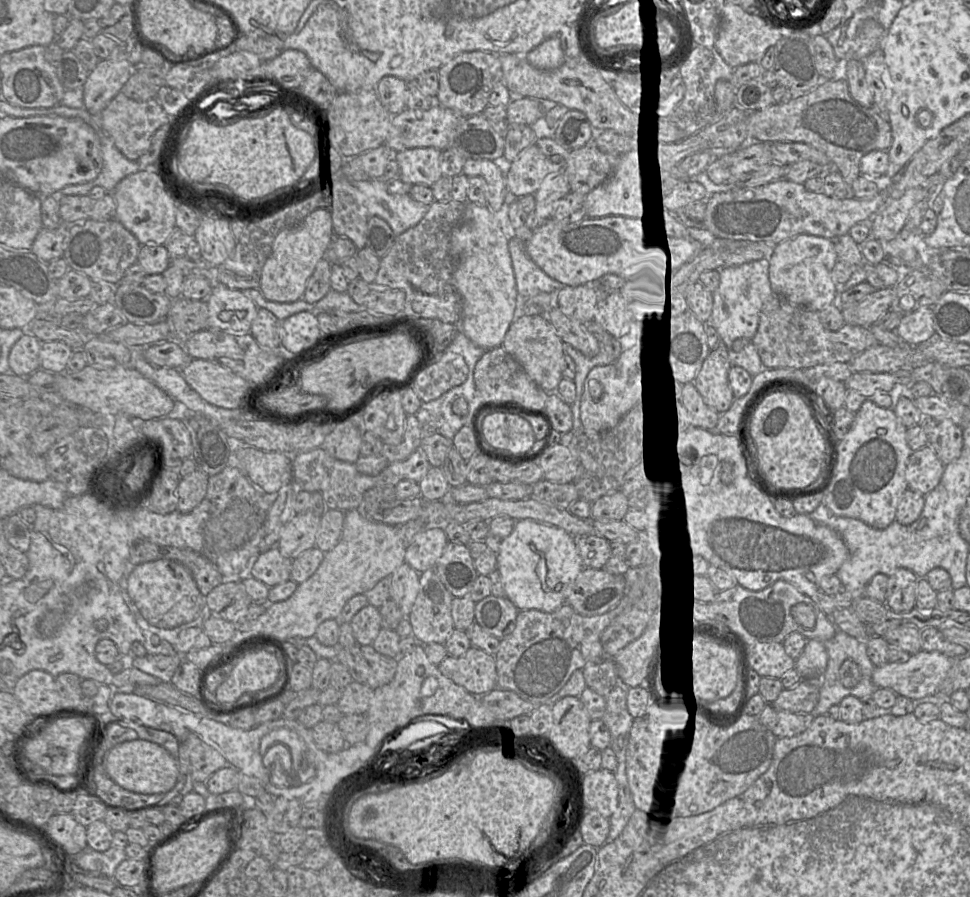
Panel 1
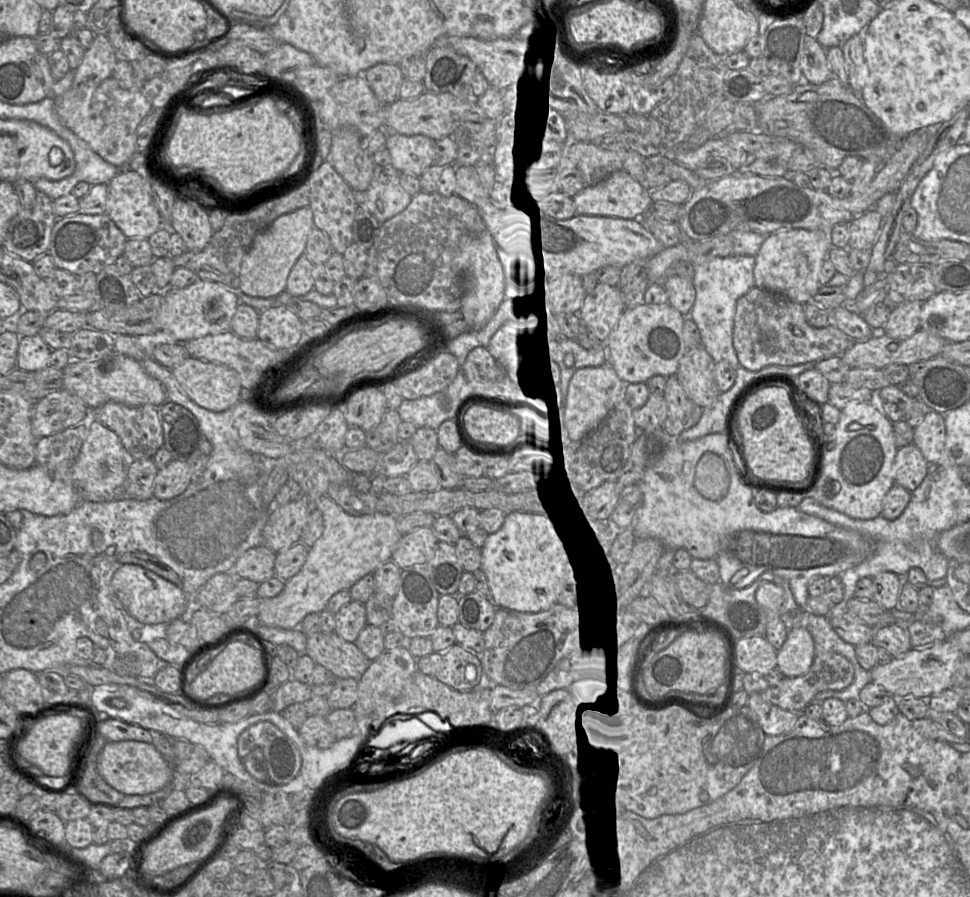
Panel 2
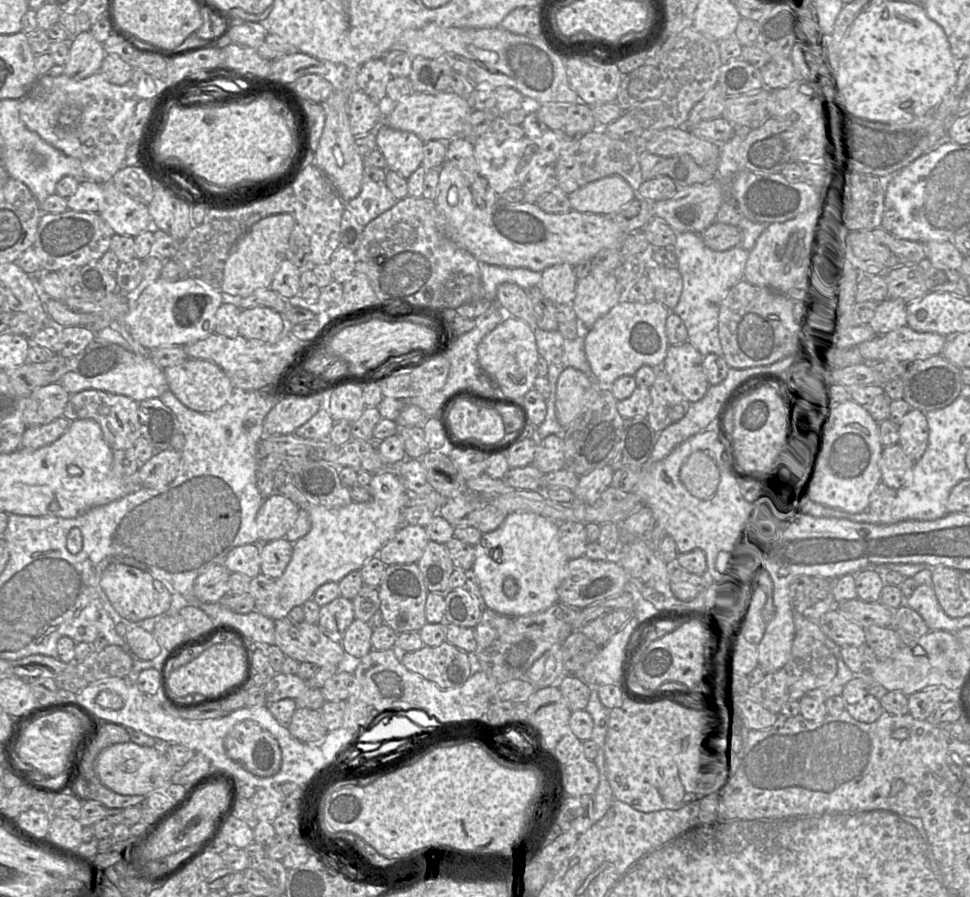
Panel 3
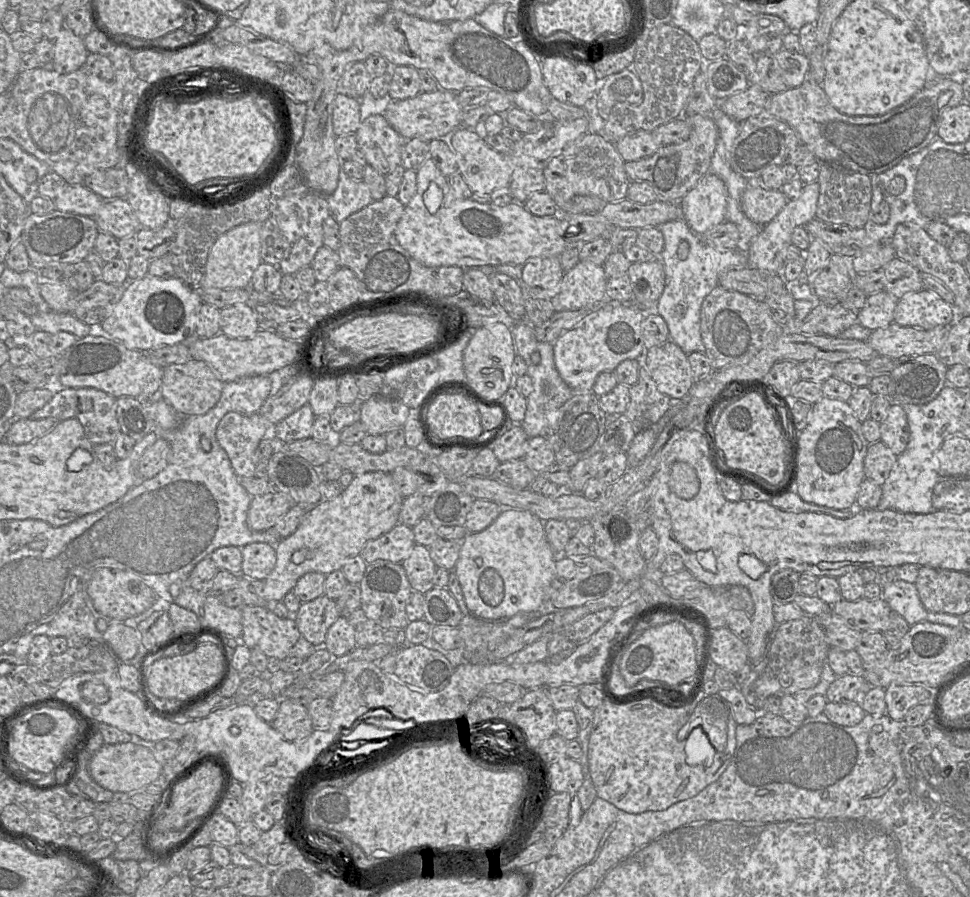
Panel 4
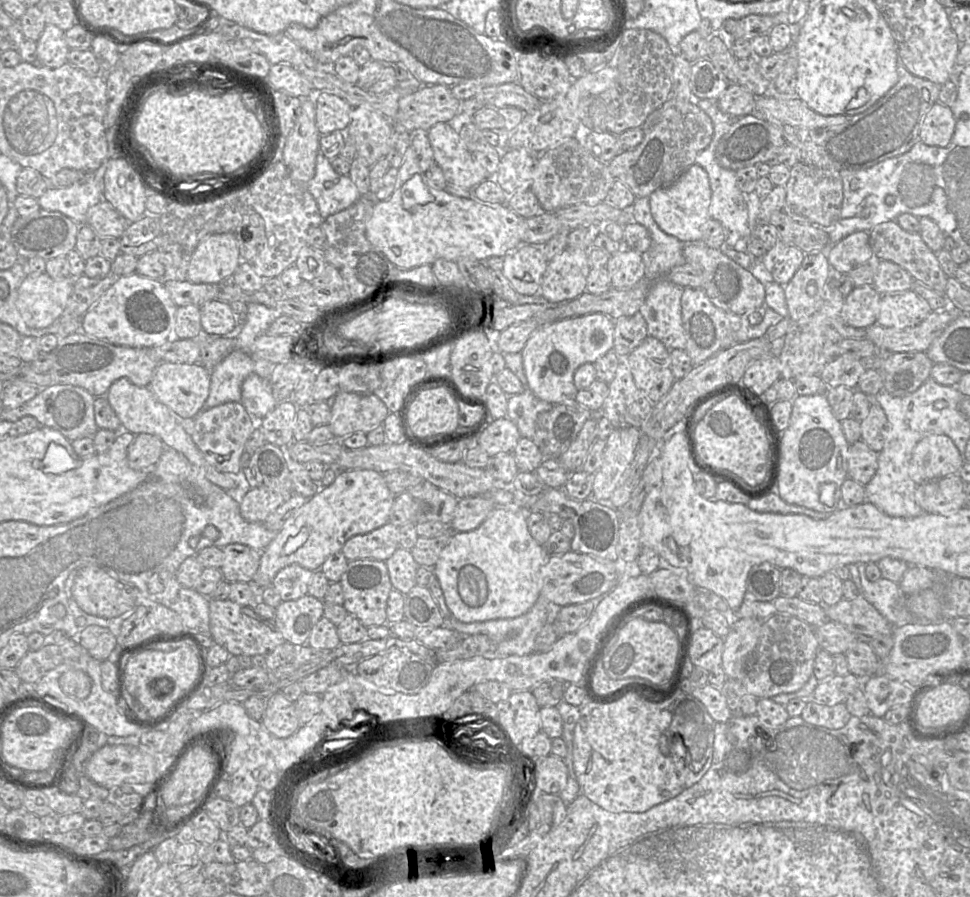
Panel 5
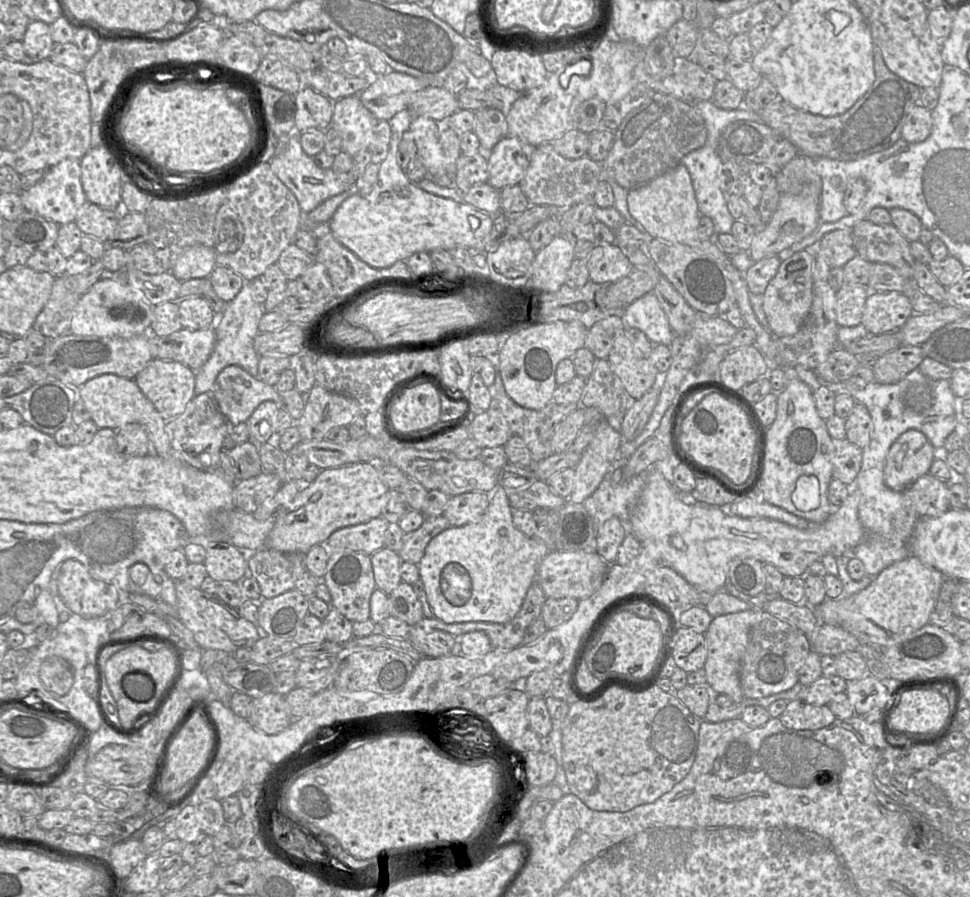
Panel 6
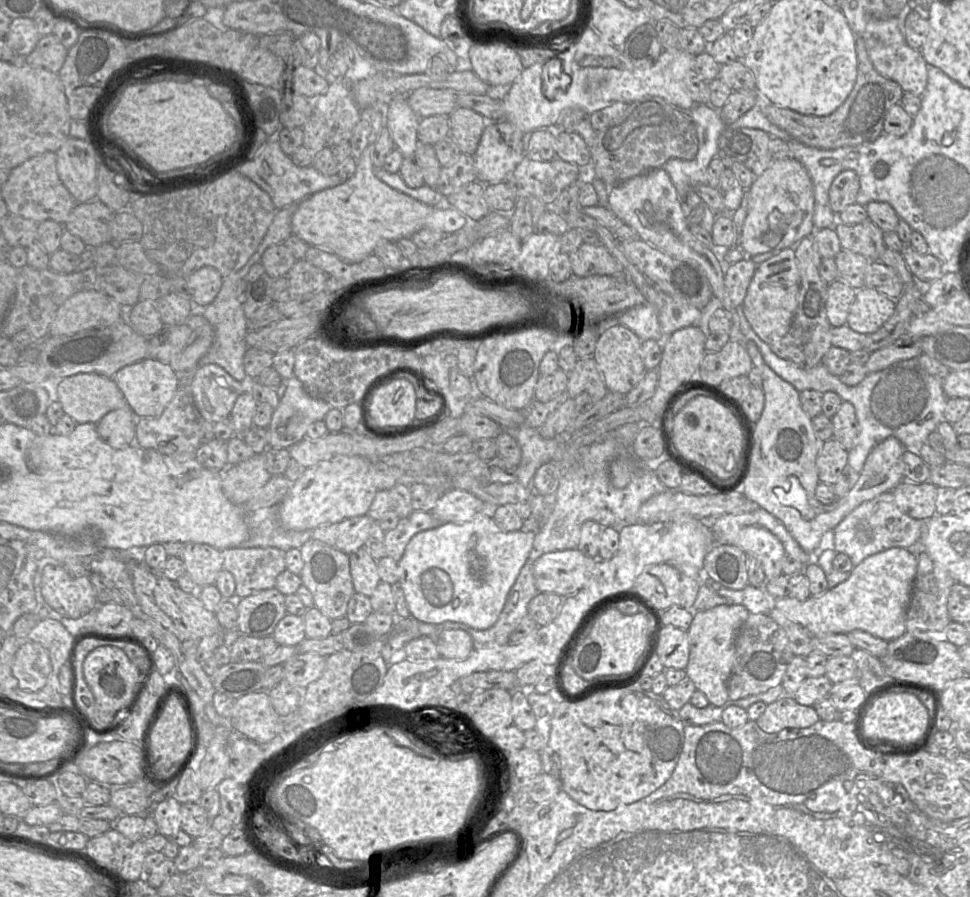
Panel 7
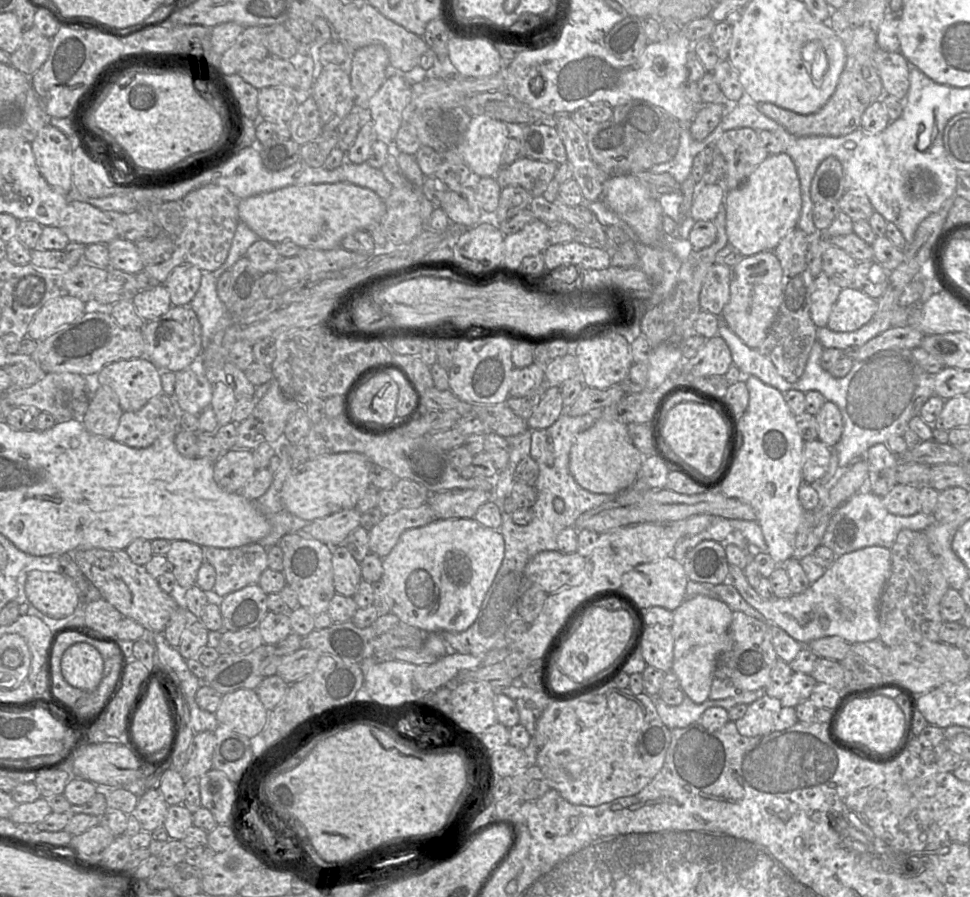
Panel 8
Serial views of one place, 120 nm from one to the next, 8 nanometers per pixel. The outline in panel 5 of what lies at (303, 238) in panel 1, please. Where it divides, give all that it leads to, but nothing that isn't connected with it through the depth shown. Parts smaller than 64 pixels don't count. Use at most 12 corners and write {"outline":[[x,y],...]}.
{"outline":[[234,234],[209,235],[195,248],[186,280],[230,281],[240,264]]}

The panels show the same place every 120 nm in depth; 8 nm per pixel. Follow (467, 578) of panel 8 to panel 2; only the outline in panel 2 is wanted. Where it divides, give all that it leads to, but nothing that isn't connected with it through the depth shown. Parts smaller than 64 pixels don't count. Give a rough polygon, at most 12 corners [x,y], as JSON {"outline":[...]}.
{"outline":[[507,513],[481,549],[495,605],[559,603],[576,561],[567,530]]}

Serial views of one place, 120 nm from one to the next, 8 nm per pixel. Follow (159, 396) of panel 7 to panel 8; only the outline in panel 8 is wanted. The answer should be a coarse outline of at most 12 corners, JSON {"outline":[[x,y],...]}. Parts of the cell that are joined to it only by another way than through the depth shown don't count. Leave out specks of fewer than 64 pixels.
{"outline":[[146,357],[104,366],[95,383],[124,411],[163,394],[160,369]]}

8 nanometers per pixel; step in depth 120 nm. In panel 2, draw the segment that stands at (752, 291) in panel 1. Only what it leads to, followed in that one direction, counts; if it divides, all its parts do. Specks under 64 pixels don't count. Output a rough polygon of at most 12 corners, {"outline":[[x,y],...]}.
{"outline":[[697,256],[688,314],[715,362],[738,368],[736,303],[754,256]]}

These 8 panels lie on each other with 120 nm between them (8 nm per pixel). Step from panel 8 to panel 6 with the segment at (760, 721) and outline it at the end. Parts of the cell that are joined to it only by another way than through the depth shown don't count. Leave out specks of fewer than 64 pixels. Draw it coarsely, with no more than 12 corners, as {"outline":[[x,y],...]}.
{"outline":[[793,699],[779,716],[796,730],[816,730],[836,716],[828,705]]}

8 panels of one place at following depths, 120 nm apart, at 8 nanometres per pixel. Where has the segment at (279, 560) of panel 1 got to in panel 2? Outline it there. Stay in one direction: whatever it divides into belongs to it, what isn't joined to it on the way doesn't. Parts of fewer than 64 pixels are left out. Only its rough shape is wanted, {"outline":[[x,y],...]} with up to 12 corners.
{"outline":[[249,549],[233,573],[260,584],[274,577],[276,553]]}

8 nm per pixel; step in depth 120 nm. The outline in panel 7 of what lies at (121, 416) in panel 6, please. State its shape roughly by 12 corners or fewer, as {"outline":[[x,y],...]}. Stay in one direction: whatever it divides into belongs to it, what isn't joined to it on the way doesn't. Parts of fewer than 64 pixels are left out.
{"outline":[[94,373],[62,378],[64,414],[96,424],[128,407],[112,377]]}

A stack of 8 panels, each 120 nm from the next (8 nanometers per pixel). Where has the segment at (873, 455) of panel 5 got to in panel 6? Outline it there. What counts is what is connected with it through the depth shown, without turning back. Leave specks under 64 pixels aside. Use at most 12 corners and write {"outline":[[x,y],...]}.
{"outline":[[833,440],[833,479],[846,485],[857,478],[863,449]]}

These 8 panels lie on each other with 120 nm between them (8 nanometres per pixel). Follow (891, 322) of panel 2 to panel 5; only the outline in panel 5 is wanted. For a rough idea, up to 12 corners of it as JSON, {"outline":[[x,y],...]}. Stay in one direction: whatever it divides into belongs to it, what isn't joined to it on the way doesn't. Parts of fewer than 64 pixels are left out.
{"outline":[[872,285],[844,298],[843,322],[857,329],[876,324],[881,296]]}

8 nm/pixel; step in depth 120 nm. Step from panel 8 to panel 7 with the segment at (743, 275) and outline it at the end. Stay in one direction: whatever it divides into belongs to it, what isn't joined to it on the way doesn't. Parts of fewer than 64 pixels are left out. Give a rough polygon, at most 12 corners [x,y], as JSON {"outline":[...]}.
{"outline":[[793,248],[757,265],[741,309],[773,345],[788,332],[799,280]]}

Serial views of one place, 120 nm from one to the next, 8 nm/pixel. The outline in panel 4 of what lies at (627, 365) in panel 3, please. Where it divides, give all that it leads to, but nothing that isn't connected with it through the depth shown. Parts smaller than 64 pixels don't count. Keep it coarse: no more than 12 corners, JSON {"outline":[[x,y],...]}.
{"outline":[[604,303],[553,343],[574,392],[647,350],[654,307]]}

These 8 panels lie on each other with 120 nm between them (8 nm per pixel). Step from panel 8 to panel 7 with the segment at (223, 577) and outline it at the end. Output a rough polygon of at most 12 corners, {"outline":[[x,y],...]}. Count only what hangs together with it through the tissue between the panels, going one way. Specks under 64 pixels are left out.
{"outline":[[273,547],[221,550],[234,598],[275,587],[286,570]]}

